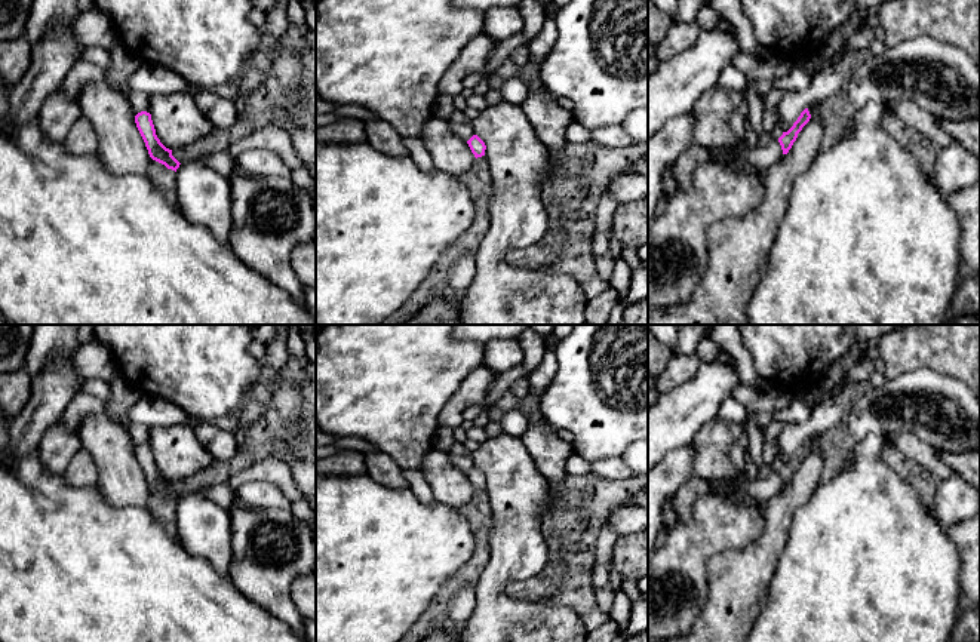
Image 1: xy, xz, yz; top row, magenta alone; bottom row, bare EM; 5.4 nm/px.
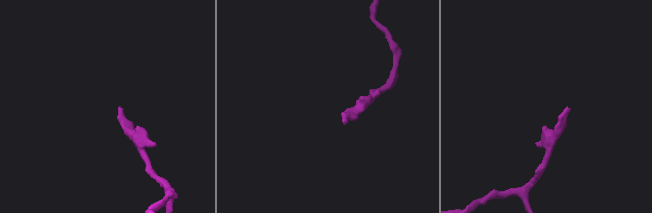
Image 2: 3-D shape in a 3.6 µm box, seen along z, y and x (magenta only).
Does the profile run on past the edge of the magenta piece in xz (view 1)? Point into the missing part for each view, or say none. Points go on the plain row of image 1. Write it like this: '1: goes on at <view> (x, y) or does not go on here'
1: does not go on here

